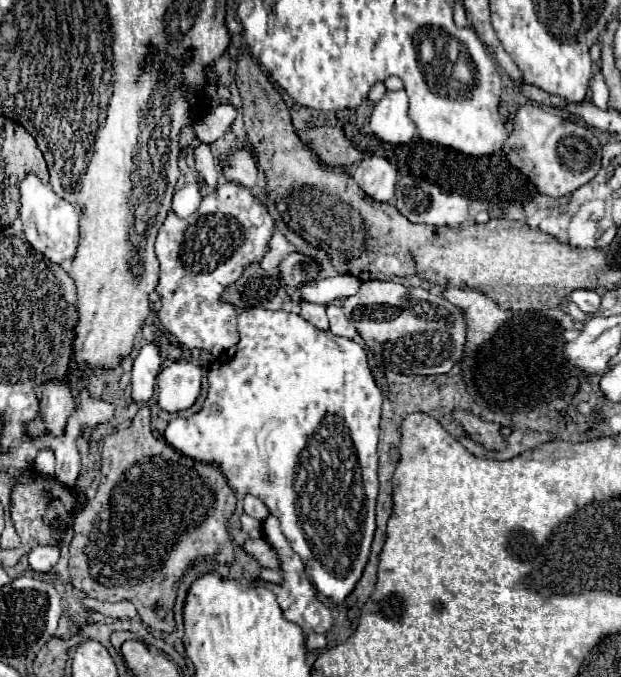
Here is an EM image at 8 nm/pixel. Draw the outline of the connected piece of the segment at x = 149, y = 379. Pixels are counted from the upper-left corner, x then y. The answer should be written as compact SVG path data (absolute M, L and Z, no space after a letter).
M149 342L141 348L141 352L137 354L135 362L133 362L133 370L131 370L131 386L133 386L133 400L139 404L149 402L149 398L153 396L153 388L155 388L155 378L161 370L161 356L159 350L155 346L155 342Z

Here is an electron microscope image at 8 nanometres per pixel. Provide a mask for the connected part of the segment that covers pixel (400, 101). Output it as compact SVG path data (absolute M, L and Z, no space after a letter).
M405 90L387 92L371 112L373 134L389 144L407 144L415 136L415 124L407 114Z

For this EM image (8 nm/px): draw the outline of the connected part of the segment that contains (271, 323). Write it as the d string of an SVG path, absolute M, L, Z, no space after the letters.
M247 308L237 316L237 330L241 334L241 340L227 352L223 352L209 368L207 372L207 398L205 404L199 412L187 416L187 418L173 418L163 436L169 446L179 450L181 454L211 464L217 462L219 468L223 470L229 486L239 494L247 496L253 494L263 500L263 504L269 508L273 516L279 518L281 530L285 538L289 540L291 548L301 556L305 570L323 596L331 598L331 602L339 604L343 602L359 582L363 568L369 560L371 552L371 542L375 534L375 502L377 502L377 492L379 492L379 478L377 478L377 466L379 466L379 456L377 456L377 442L379 442L379 420L381 420L381 390L377 388L373 374L367 364L367 352L361 344L335 336L325 330L317 330L311 326L307 320L303 320L299 314L285 312L285 310L265 310L265 308Z

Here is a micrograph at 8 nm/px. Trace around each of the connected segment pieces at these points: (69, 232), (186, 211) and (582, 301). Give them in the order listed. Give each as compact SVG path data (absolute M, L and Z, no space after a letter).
M27 174L21 184L21 208L19 208L19 218L23 222L23 232L29 240L29 244L45 254L45 258L63 264L63 260L71 260L75 250L77 250L77 240L79 240L79 214L77 208L69 202L65 202L61 196L55 194L51 184L43 182L35 174Z
M187 184L181 190L175 190L173 196L173 212L179 218L189 218L201 204L201 192L197 184Z
M573 290L571 292L571 300L587 314L593 314L599 310L599 304L601 304L601 298L595 290Z

